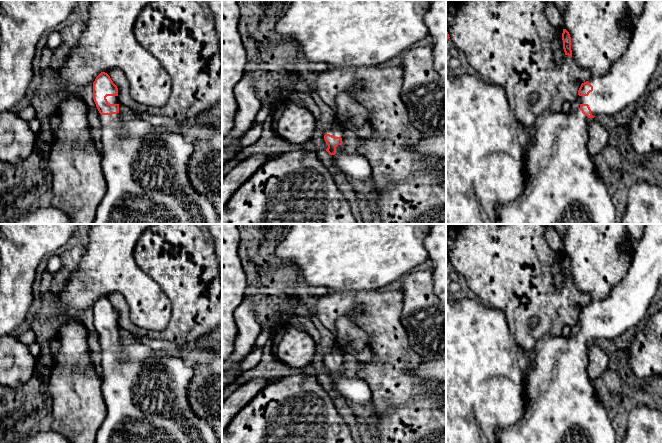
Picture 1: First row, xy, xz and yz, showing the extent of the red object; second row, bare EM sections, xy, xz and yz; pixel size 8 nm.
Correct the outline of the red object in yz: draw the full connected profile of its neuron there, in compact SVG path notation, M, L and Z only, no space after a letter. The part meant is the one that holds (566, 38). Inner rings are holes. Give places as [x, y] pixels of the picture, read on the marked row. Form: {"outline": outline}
{"outline": "M563 29L562 40L563 40L563 49L564 49L565 55L572 57L571 37L569 32L566 29Z"}

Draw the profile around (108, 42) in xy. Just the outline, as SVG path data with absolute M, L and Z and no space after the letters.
M91 0L89 19L76 47L69 57L59 62L58 89L63 93L79 93L79 88L93 85L96 77L101 73L108 73L112 69L120 69L127 77L130 85L130 95L138 103L160 107L166 104L171 93L171 77L164 70L160 62L146 51L136 40L134 25L140 12L152 0Z

